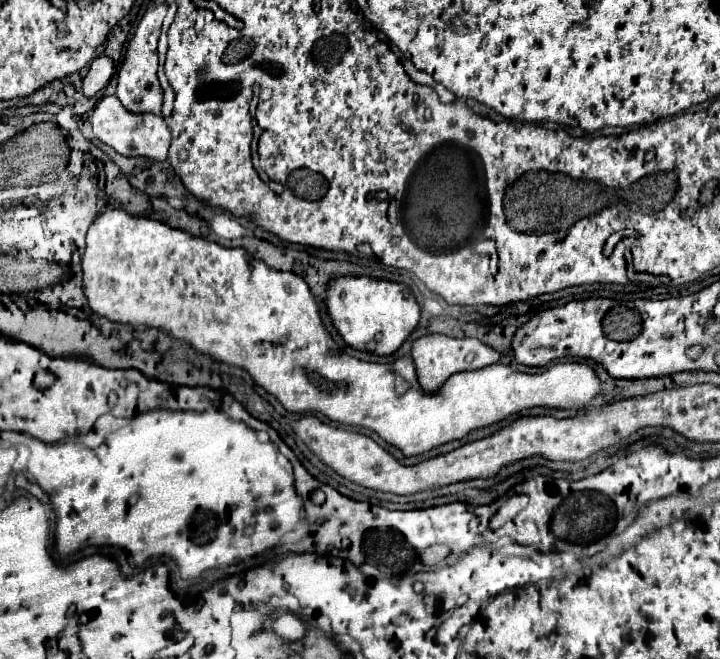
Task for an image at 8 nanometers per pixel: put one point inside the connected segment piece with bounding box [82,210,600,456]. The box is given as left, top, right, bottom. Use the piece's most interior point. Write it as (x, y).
(138, 271)

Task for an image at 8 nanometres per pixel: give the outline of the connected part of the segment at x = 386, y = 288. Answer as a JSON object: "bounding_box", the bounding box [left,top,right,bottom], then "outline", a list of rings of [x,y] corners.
{"bounding_box":[326,276,420,356],"outline":[[[338,276],[326,286],[326,310],[342,336],[354,350],[366,350],[380,356],[390,356],[400,348],[406,336],[416,328],[420,306],[406,284],[376,280],[370,276]]]}

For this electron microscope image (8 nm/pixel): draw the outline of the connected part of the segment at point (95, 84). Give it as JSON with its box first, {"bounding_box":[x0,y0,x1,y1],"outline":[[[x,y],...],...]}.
{"bounding_box":[84,54,114,98],"outline":[[[106,54],[96,56],[92,60],[92,66],[90,66],[86,78],[84,78],[84,94],[88,98],[92,98],[98,90],[102,90],[110,82],[112,74],[114,74],[114,62],[112,62],[112,58],[106,56]]]}

